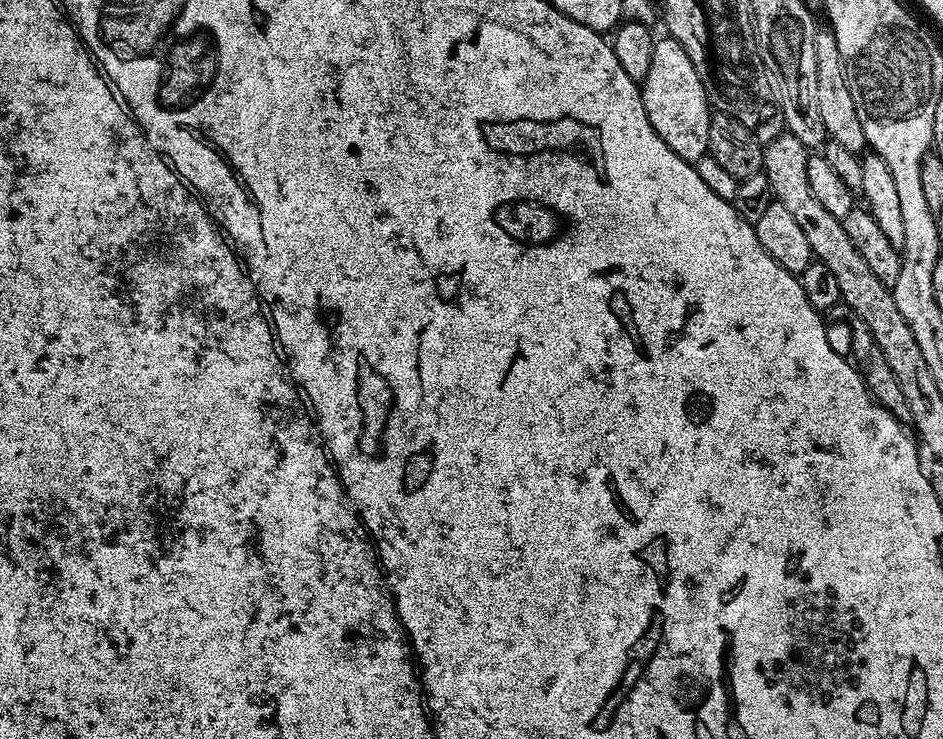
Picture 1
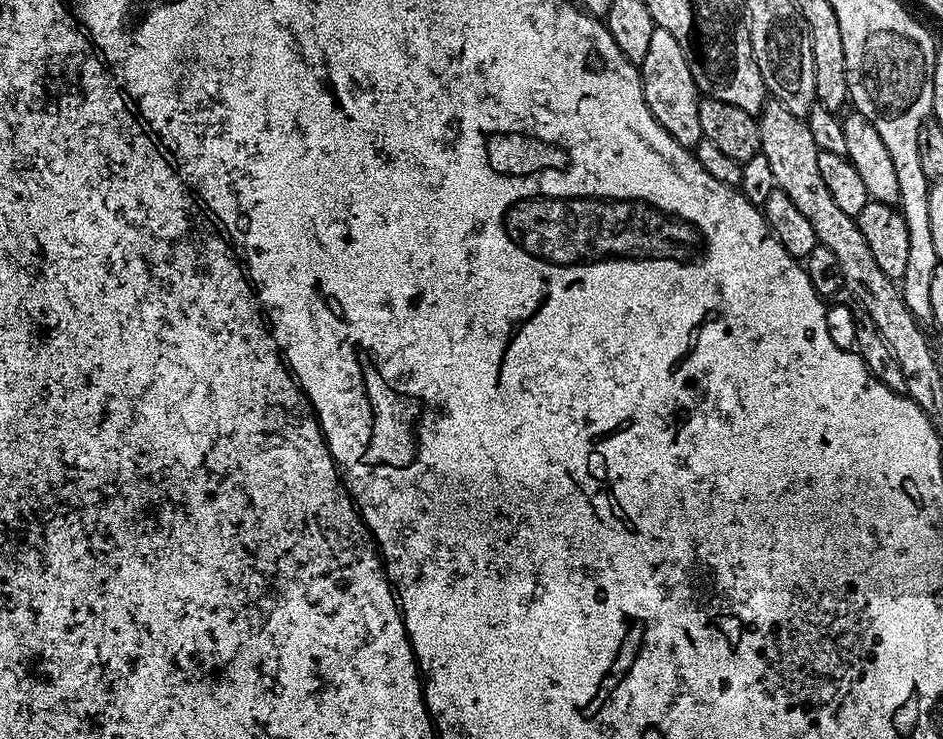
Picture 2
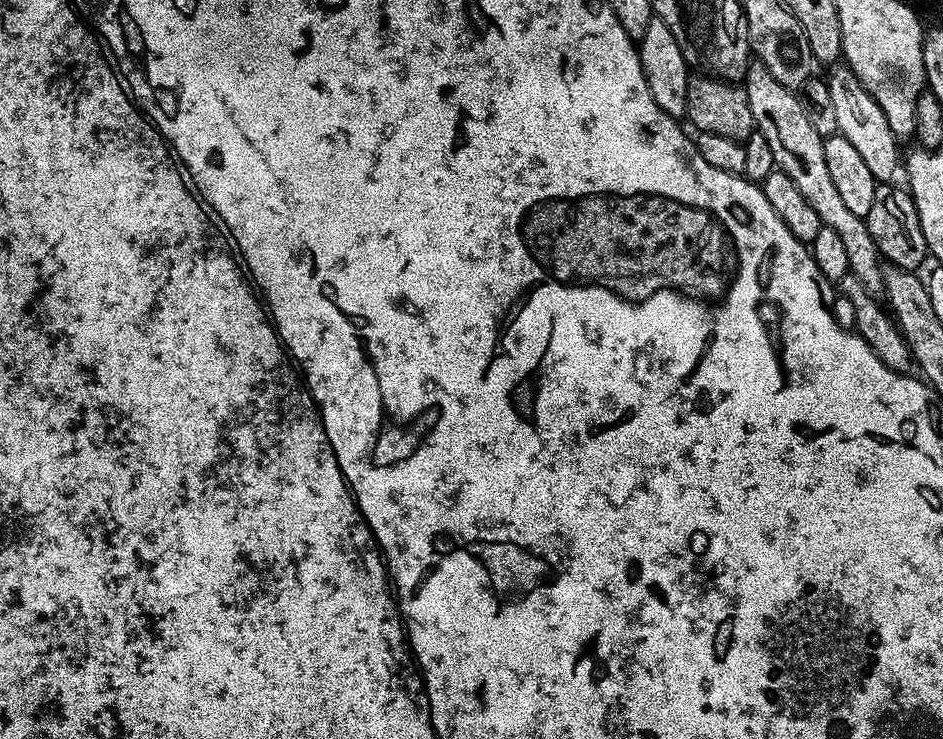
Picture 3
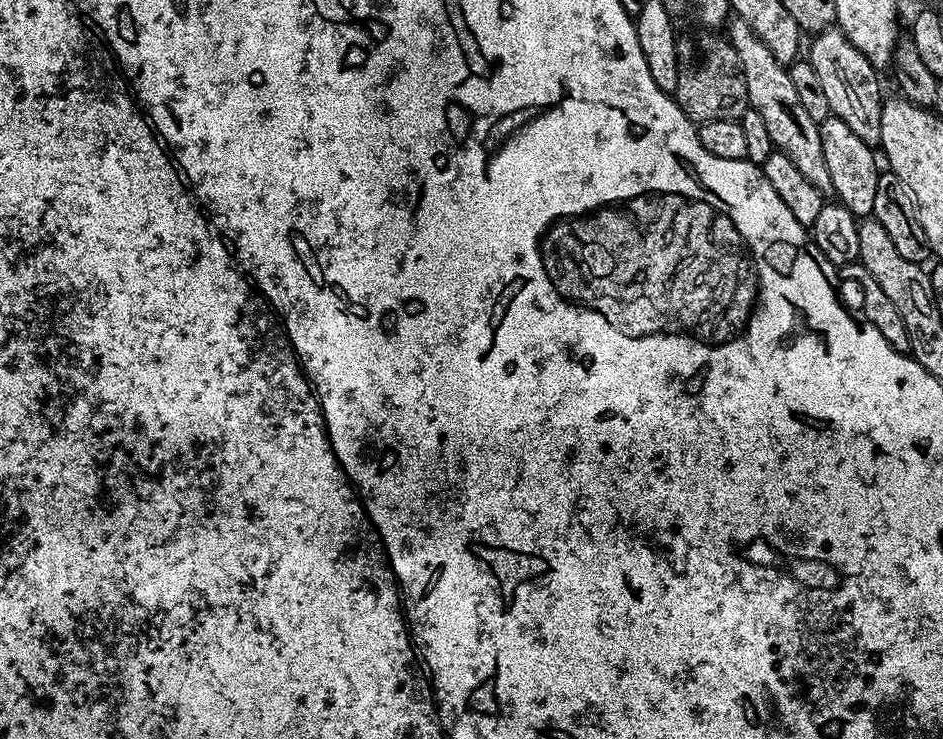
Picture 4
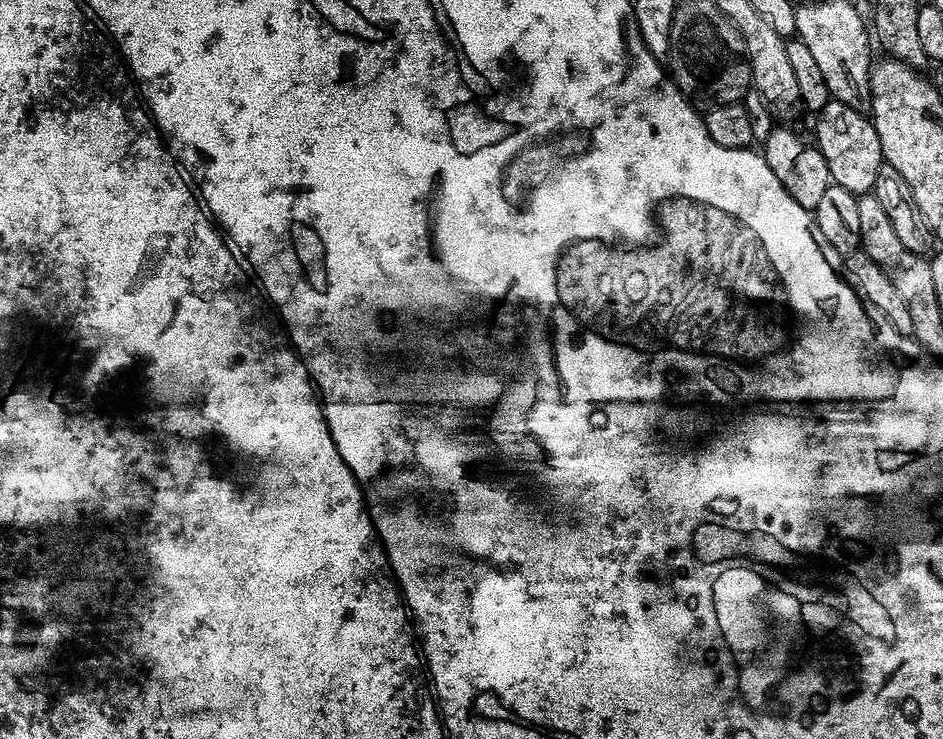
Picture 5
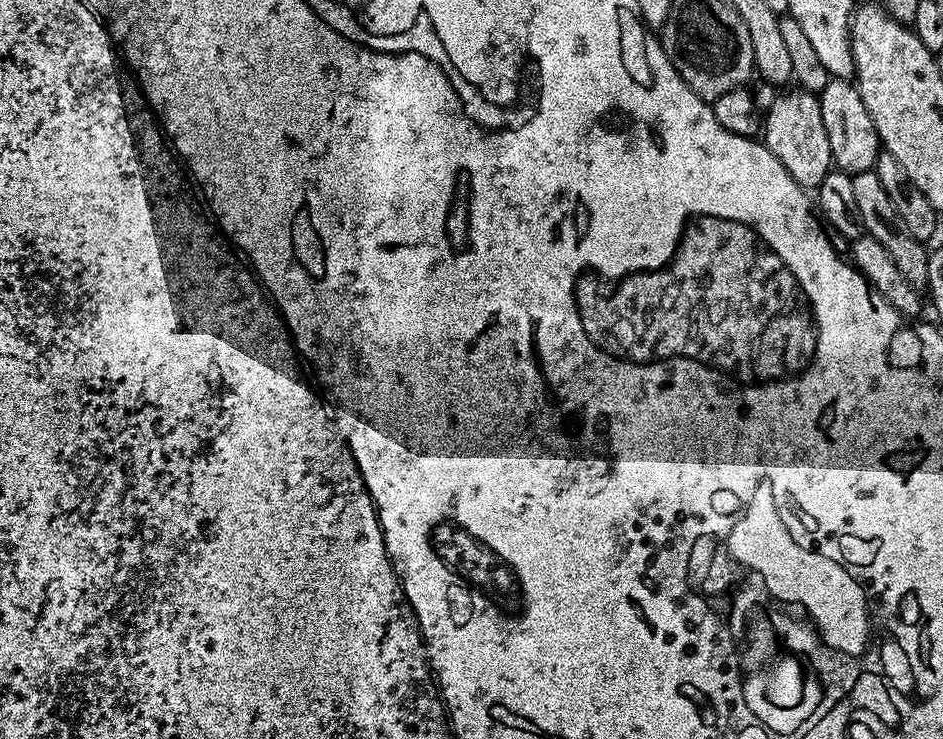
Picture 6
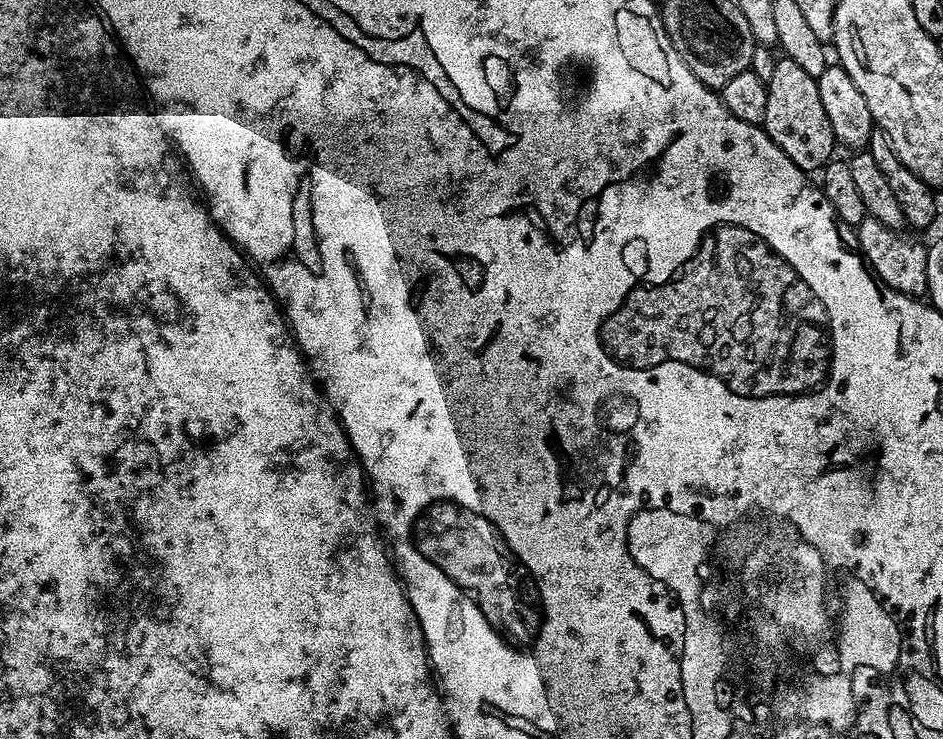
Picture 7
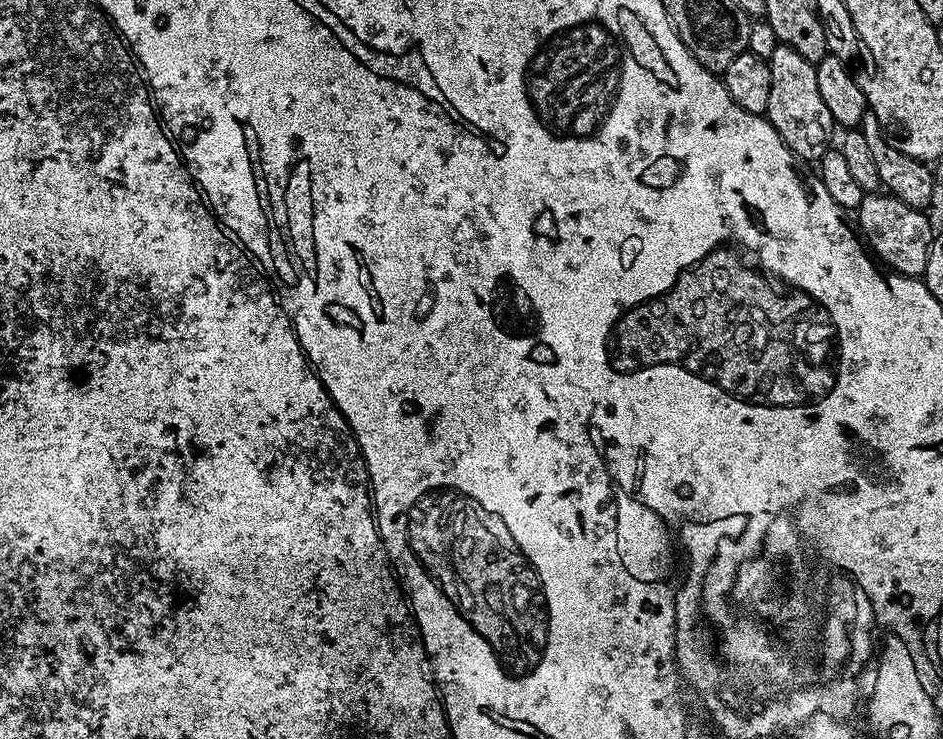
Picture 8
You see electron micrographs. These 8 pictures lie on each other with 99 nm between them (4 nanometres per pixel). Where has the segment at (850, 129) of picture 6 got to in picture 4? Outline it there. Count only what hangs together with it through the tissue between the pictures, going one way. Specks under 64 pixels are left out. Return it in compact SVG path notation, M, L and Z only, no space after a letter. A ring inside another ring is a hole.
M830 115L819 121L822 138L822 154L826 158L826 170L830 170L832 192L839 203L845 204L852 215L857 218L868 218L874 210L874 194L878 194L878 178L881 169L876 168L876 156L873 145L862 142L842 118Z

